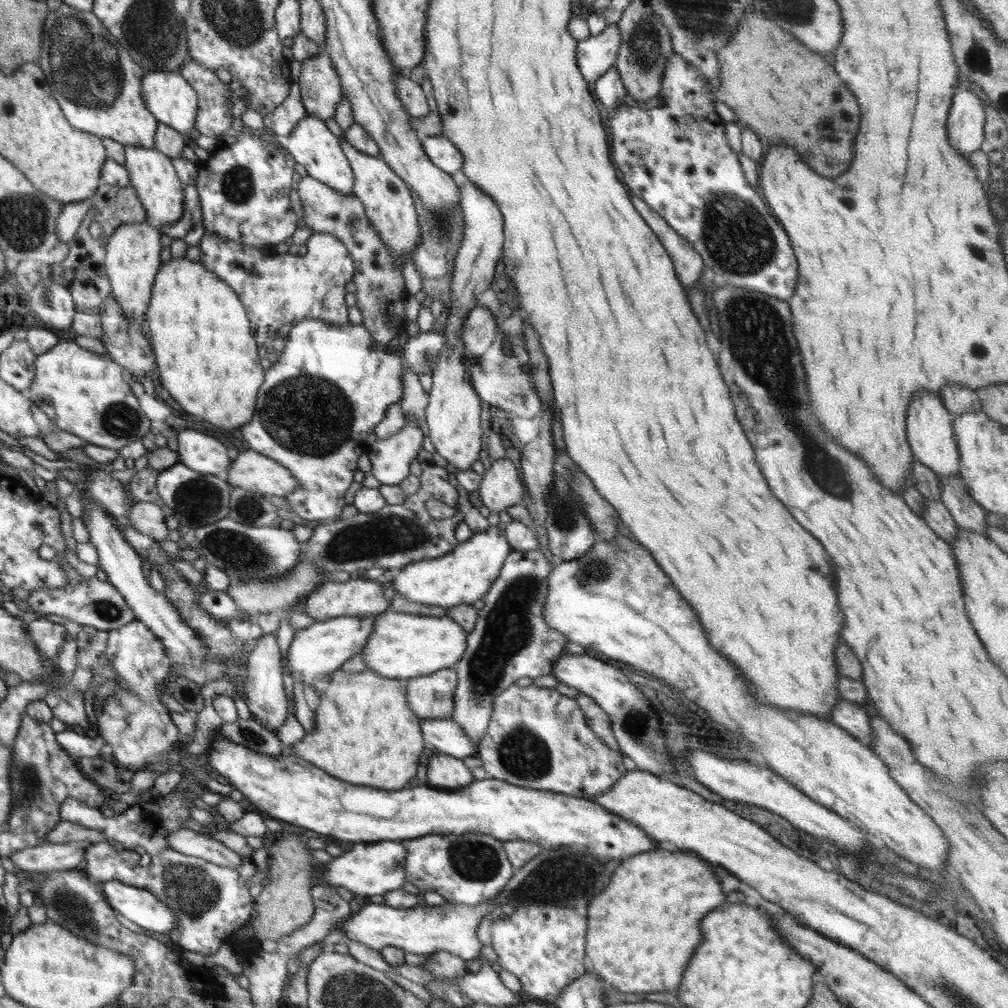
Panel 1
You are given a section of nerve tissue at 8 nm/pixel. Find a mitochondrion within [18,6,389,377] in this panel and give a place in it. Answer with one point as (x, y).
(89, 71)

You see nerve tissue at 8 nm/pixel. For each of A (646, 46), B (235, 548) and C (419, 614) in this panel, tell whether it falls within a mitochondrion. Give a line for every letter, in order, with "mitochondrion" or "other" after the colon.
A: mitochondrion
B: mitochondrion
C: other

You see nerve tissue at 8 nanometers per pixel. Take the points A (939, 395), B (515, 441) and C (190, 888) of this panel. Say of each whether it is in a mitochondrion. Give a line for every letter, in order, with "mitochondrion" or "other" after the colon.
A: other
B: other
C: mitochondrion

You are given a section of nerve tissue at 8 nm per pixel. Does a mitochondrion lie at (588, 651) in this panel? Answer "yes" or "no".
no

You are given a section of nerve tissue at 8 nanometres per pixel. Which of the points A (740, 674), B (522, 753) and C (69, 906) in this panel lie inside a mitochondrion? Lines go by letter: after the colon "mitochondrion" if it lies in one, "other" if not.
A: other
B: mitochondrion
C: mitochondrion

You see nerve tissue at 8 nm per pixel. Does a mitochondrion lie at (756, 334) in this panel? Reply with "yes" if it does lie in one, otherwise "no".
yes

